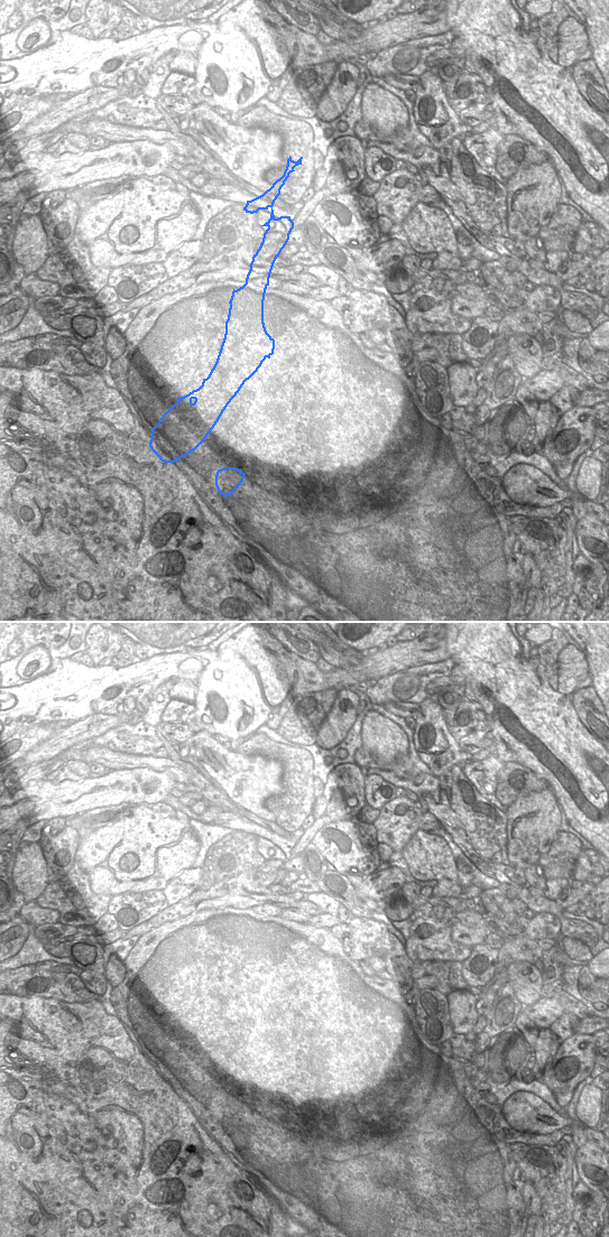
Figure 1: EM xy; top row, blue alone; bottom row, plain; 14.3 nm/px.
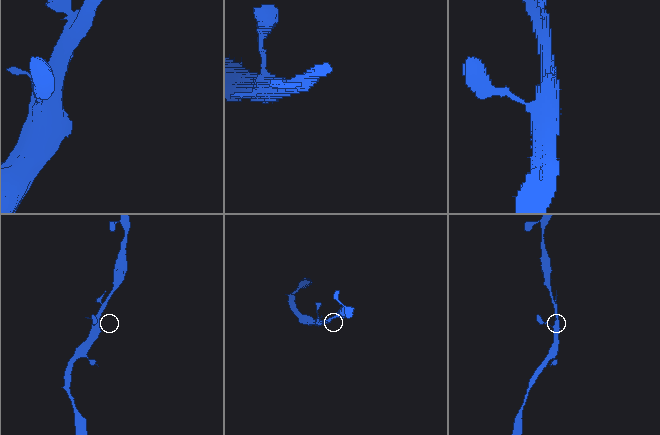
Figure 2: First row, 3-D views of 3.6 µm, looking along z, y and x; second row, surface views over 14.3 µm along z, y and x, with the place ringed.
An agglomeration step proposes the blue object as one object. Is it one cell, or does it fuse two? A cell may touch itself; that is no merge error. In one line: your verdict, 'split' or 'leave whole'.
leave whole

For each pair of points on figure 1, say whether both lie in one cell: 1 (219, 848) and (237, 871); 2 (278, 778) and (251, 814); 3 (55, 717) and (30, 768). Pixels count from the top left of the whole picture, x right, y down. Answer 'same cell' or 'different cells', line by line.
1: different cells
2: different cells
3: same cell

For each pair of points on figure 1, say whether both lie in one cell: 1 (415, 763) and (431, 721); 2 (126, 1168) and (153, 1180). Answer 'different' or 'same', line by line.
1: different
2: different

